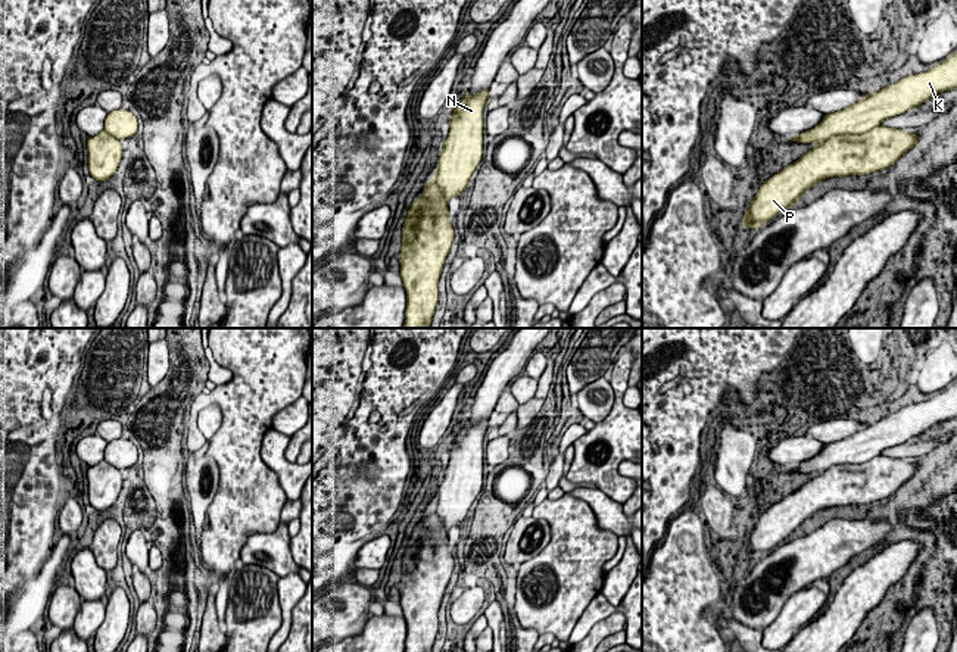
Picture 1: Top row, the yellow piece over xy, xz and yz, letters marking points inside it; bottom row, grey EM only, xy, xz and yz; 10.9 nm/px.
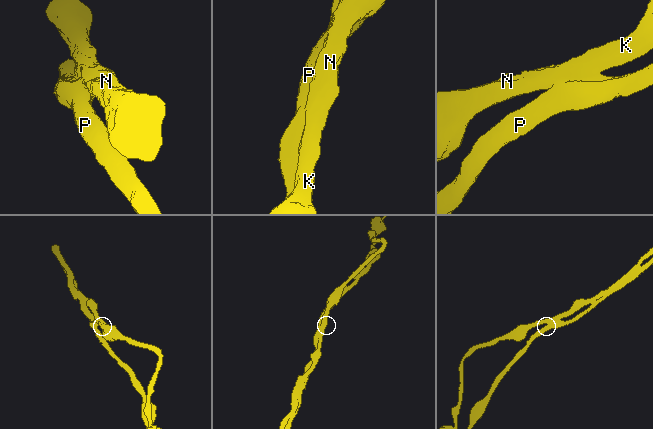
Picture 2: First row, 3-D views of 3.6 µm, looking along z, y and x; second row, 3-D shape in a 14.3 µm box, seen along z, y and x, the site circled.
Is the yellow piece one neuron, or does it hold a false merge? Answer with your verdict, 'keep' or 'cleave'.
cleave

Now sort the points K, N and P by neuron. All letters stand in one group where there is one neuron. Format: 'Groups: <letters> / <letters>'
Groups: K N / P

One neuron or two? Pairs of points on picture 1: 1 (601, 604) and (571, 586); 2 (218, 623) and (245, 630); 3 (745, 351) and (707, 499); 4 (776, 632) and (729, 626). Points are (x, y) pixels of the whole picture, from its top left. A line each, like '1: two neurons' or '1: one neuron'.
1: two neurons
2: two neurons
3: two neurons
4: two neurons

